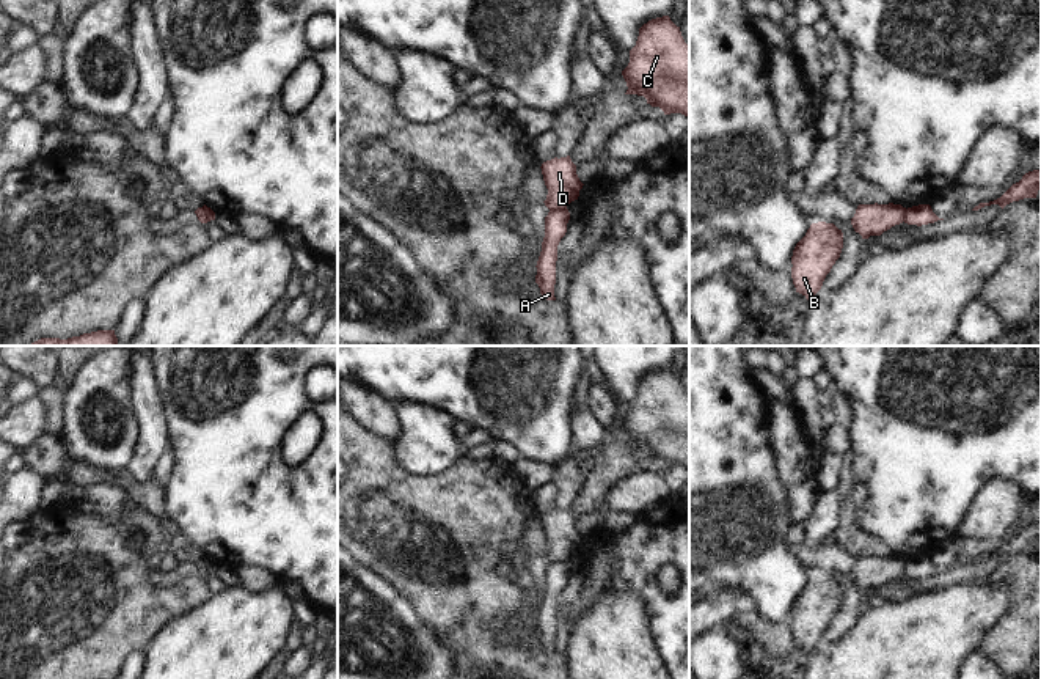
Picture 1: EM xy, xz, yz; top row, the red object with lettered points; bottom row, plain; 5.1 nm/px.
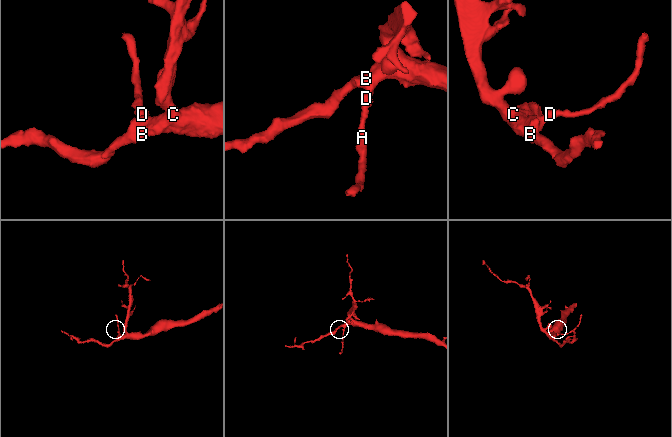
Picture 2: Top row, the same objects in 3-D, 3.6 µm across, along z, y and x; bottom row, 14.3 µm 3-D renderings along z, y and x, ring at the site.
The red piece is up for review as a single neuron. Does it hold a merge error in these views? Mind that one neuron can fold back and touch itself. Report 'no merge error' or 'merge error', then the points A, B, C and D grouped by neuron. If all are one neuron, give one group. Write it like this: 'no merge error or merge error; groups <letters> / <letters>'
merge error; groups A / B C D

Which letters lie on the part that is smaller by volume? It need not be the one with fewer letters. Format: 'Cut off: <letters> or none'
Cut off: A

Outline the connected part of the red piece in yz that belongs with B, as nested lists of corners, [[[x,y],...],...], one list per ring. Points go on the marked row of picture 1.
[[[812,223],[791,256],[791,278],[796,292],[812,300],[821,289],[843,248],[843,233],[834,223]]]

